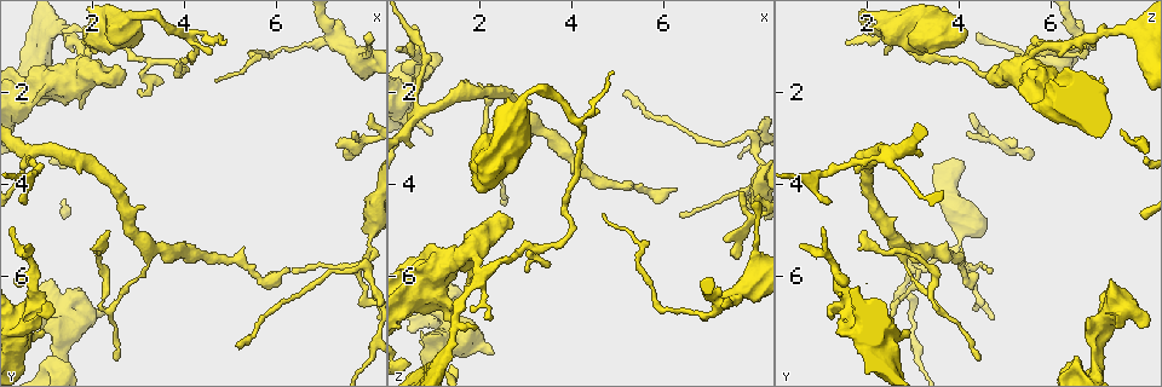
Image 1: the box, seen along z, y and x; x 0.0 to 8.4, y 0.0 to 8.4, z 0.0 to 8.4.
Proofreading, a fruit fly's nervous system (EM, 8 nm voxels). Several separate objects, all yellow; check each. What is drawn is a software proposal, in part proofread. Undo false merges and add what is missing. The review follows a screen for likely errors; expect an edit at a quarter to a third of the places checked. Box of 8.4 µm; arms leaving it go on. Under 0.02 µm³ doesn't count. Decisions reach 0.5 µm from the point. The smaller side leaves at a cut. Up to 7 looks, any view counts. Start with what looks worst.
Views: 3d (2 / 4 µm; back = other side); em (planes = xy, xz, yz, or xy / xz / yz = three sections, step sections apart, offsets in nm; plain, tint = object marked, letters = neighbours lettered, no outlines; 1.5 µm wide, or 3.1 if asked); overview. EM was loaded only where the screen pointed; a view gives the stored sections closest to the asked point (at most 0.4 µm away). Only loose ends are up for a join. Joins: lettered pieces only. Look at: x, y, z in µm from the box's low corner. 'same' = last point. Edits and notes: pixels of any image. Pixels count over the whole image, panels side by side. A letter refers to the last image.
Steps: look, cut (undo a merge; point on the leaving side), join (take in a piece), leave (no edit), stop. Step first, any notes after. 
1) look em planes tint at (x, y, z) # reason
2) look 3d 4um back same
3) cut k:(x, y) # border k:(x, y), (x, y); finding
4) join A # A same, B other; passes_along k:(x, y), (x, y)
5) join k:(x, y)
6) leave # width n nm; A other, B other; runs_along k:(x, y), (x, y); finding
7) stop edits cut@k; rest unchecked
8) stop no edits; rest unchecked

look 3d 2um at (0.60, 4.40, 1.15) # tapers out

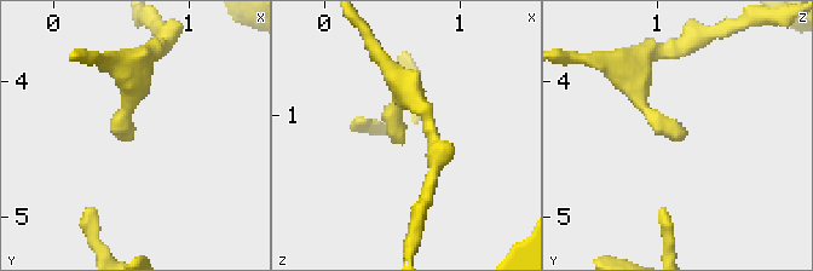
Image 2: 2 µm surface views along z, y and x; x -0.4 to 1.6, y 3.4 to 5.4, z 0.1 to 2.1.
look em xy step 4 letters at (0.60, 4.40, 1.18) # now the EM

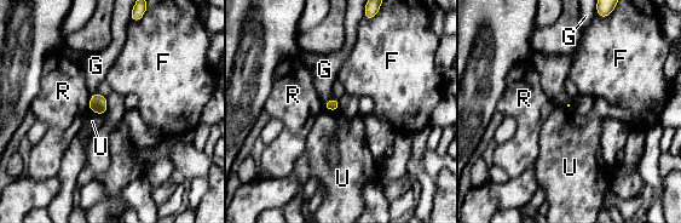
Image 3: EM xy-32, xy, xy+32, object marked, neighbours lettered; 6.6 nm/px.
look em planes letters same

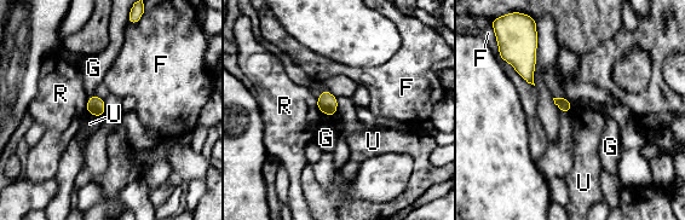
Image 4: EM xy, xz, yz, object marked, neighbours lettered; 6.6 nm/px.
leave # F other, G other, R other, U other; border 4:(86, 111), (101, 117); no lettered piece goes on from it

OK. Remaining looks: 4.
look 3d 4um at (6.80, 0.95, 6.85) # thick turns thin

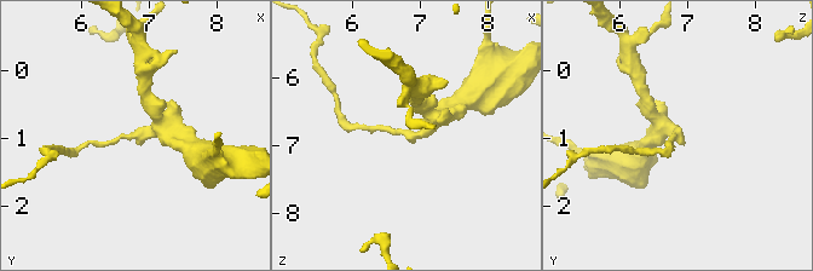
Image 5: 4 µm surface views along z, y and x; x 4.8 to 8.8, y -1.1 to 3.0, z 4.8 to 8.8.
look em planes tint at (6.80, 0.90, 6.85) # arms 3; shape alone is not enough

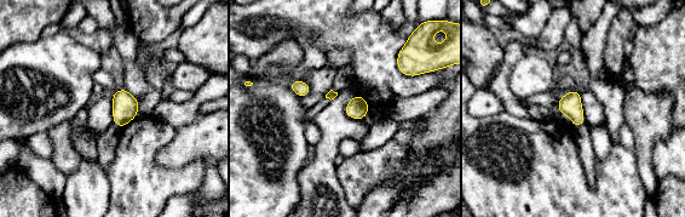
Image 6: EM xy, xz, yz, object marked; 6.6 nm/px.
look em planes letters same

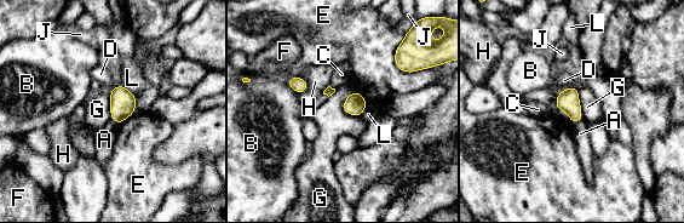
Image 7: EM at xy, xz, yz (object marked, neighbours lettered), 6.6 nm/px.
leave # A other, B other, C other, D other, E other, F other, G other, H other, J other, L other; border 7:(573, 85), (563, 90); continuous, no second cell

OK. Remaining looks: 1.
stop no edits; rest unchecked

